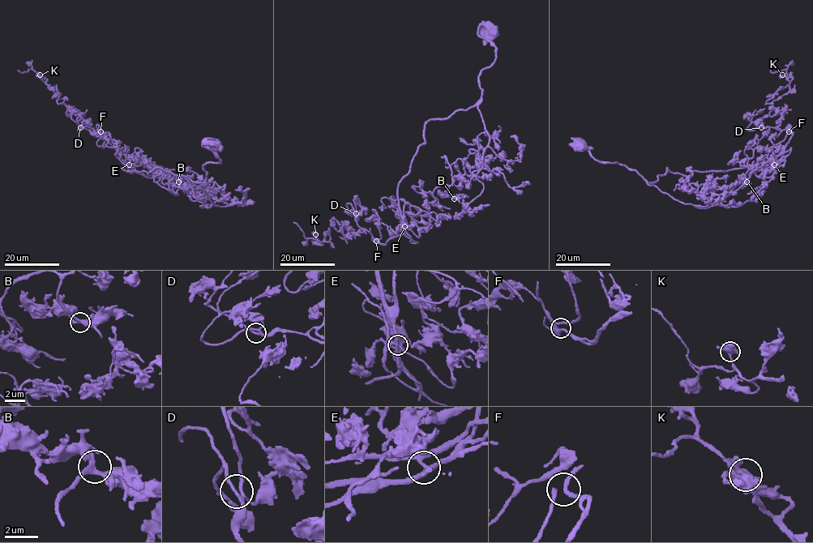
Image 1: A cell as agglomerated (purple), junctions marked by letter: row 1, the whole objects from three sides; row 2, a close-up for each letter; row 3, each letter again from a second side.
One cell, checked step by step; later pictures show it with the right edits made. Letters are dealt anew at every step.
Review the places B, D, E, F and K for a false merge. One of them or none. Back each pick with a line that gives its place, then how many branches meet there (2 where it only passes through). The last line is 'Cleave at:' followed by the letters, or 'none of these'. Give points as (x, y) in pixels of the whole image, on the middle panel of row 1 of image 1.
Cleave at: none of these

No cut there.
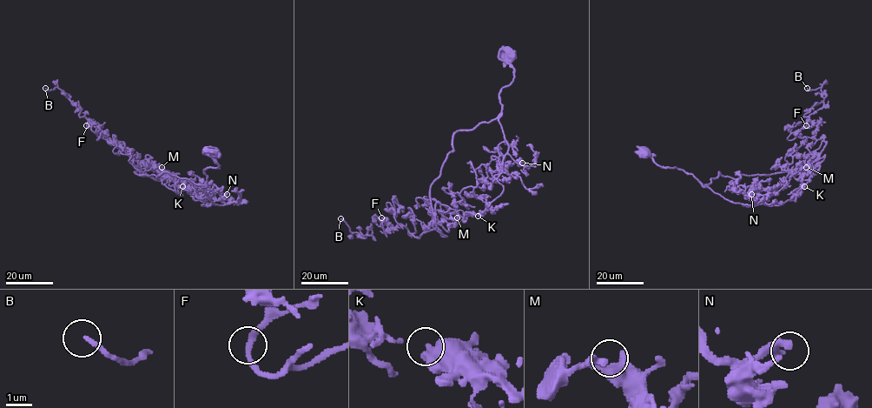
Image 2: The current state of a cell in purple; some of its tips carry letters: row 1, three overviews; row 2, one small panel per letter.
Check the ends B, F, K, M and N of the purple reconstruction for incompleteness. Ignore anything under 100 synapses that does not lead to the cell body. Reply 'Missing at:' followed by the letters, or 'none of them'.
Missing at: none of them

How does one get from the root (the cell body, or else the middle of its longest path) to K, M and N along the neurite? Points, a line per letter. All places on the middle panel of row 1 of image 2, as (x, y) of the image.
K: (509, 56), (513, 79), (499, 94), (498, 122), (508, 145), (497, 178), (503, 191), (478, 216)
M: (509, 56), (501, 111), (454, 133), (430, 188), (432, 211), (439, 202), (457, 217)
N: (509, 56), (513, 79), (499, 94), (498, 119), (508, 150), (501, 167), (492, 157), (503, 168), (522, 163)

